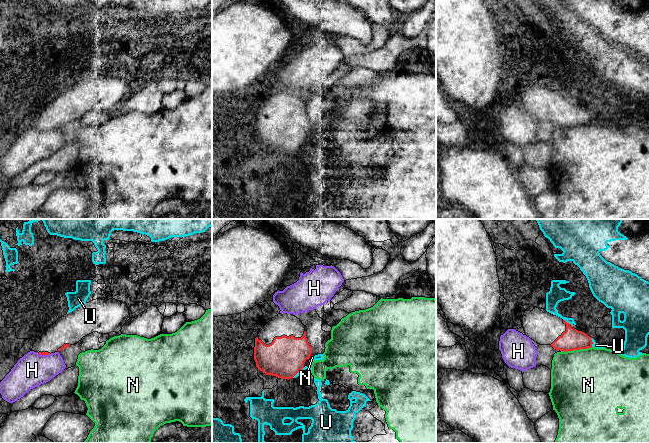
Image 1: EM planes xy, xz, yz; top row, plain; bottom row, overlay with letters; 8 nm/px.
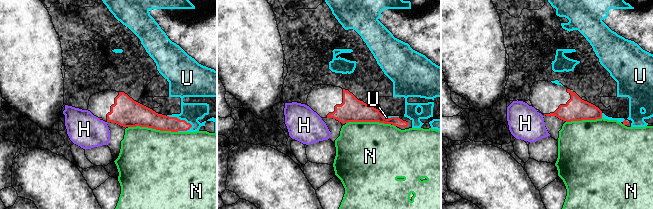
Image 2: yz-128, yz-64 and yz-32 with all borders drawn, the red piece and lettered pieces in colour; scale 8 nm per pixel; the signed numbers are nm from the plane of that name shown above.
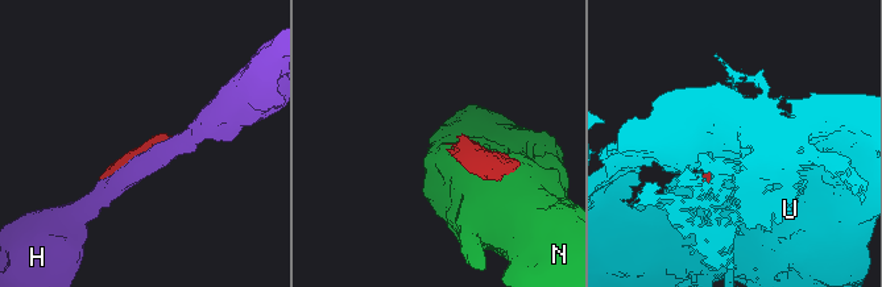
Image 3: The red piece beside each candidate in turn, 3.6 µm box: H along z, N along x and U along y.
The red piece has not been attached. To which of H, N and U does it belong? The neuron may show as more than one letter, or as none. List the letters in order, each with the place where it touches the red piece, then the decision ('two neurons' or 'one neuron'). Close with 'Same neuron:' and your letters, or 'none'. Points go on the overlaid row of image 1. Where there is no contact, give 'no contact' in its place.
H: meets red in xy at (43, 354); two neurons
N: meets red in yz at (576, 349); two neurons
U: meets red in xz at (298, 371); two neurons
Same neuron: none

